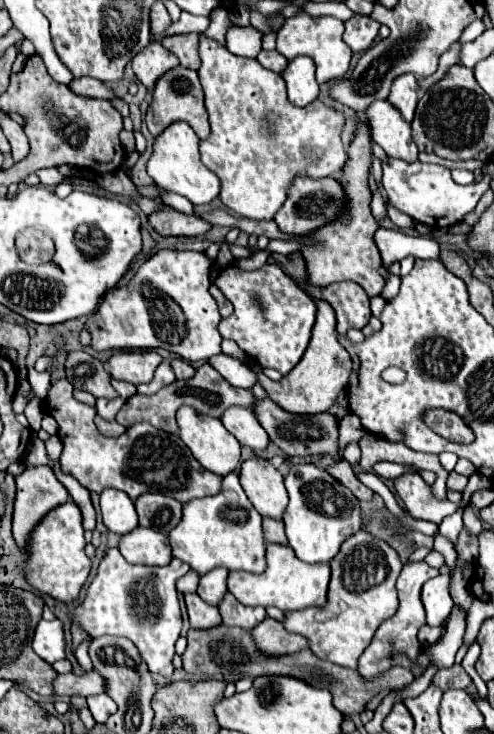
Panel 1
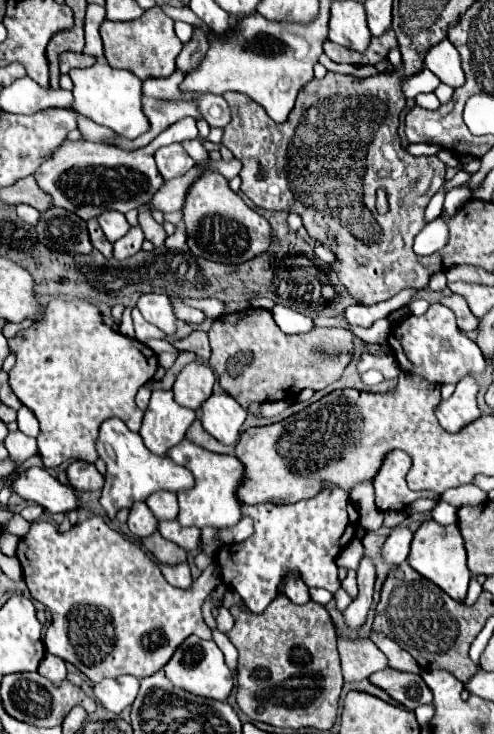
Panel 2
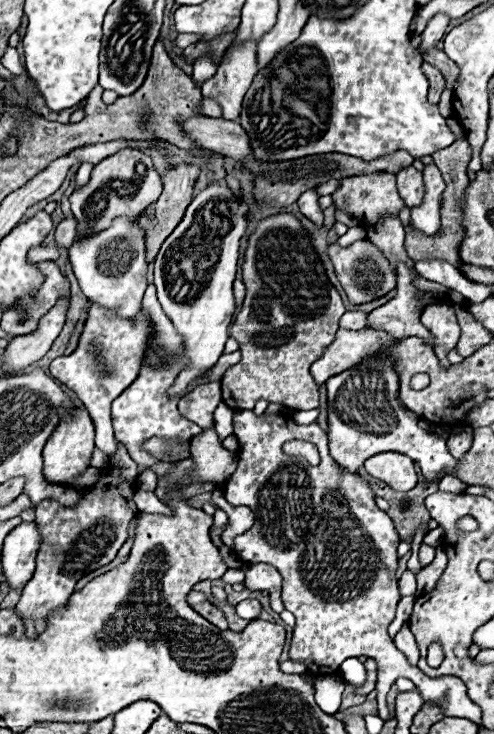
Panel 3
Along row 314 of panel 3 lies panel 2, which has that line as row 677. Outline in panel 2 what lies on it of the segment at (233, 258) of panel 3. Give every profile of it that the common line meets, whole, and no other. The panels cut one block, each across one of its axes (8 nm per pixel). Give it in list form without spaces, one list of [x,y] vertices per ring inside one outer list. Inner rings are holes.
[[[196,635],[189,636],[174,652],[170,662],[164,666],[164,672],[178,688],[204,698],[226,700],[232,692],[232,672],[224,662],[224,654],[212,639],[202,640]]]

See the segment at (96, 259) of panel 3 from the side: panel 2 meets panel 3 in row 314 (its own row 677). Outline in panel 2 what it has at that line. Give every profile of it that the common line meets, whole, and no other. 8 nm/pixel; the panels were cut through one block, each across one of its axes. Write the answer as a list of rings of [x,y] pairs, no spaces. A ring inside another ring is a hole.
[[[134,676],[106,678],[94,686],[94,696],[106,710],[120,714],[126,706],[134,702],[138,688],[140,688],[140,682]]]

